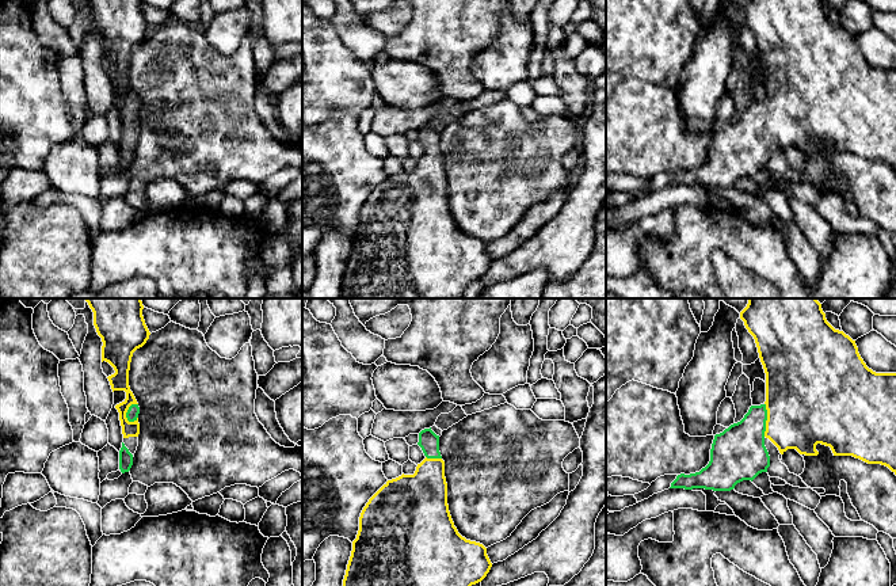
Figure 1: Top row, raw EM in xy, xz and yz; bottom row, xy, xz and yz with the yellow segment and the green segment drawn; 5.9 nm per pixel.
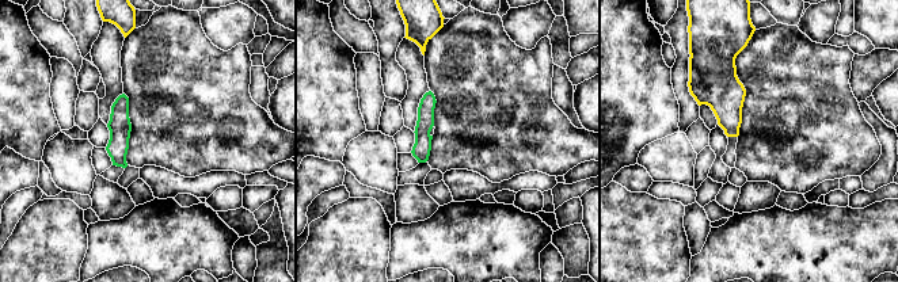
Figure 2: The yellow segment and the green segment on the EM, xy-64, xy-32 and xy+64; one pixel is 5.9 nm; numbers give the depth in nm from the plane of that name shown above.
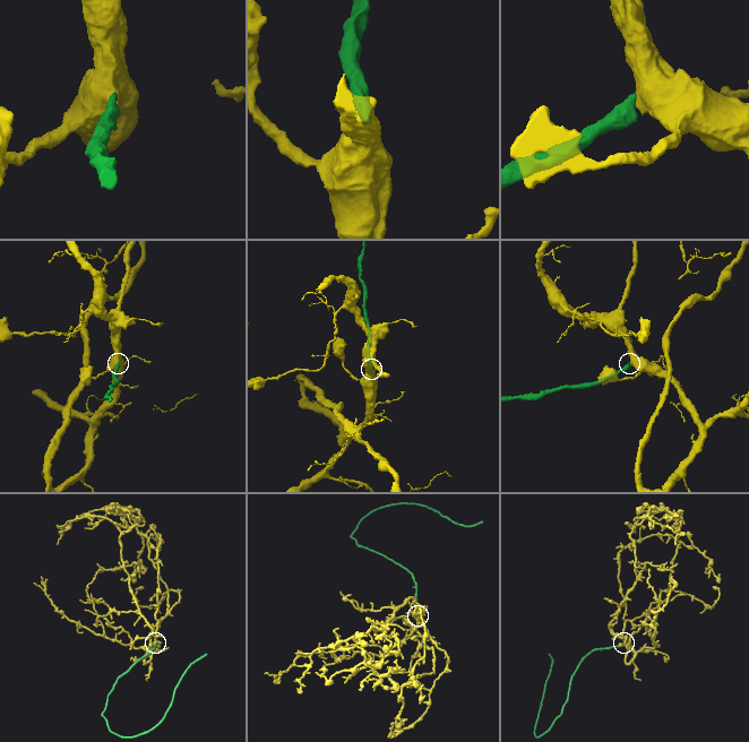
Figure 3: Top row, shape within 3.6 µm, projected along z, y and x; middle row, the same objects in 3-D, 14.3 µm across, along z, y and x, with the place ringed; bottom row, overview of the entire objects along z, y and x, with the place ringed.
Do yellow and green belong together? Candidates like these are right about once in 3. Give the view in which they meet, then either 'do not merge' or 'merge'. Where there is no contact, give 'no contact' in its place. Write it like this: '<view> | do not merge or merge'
xy | merge

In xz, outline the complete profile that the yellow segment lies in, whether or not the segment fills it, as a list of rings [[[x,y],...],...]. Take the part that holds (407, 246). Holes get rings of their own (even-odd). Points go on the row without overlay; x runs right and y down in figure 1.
[[[431,123],[424,125],[418,141],[426,155],[415,170],[388,176],[361,209],[340,298],[461,298],[470,282],[481,278],[492,263],[487,244],[466,236],[454,222],[439,132]]]

